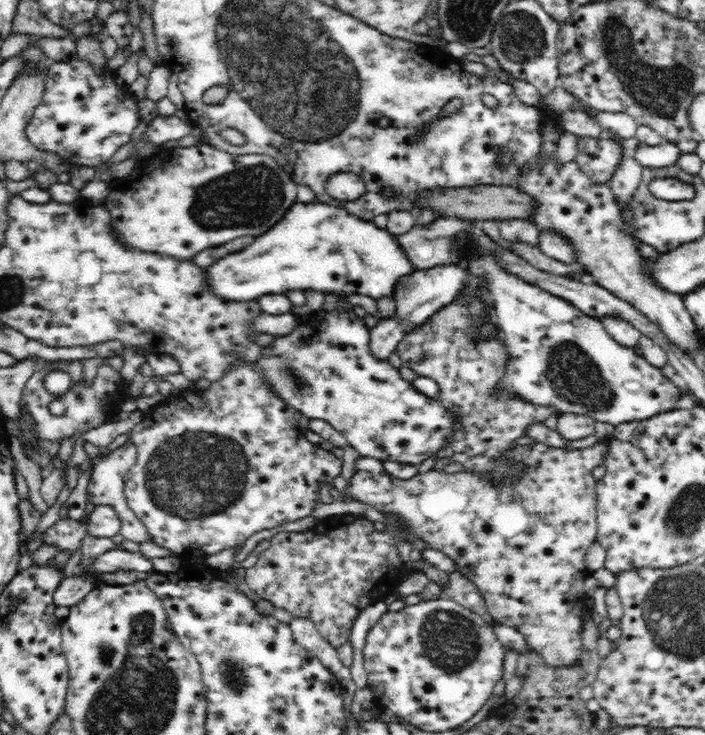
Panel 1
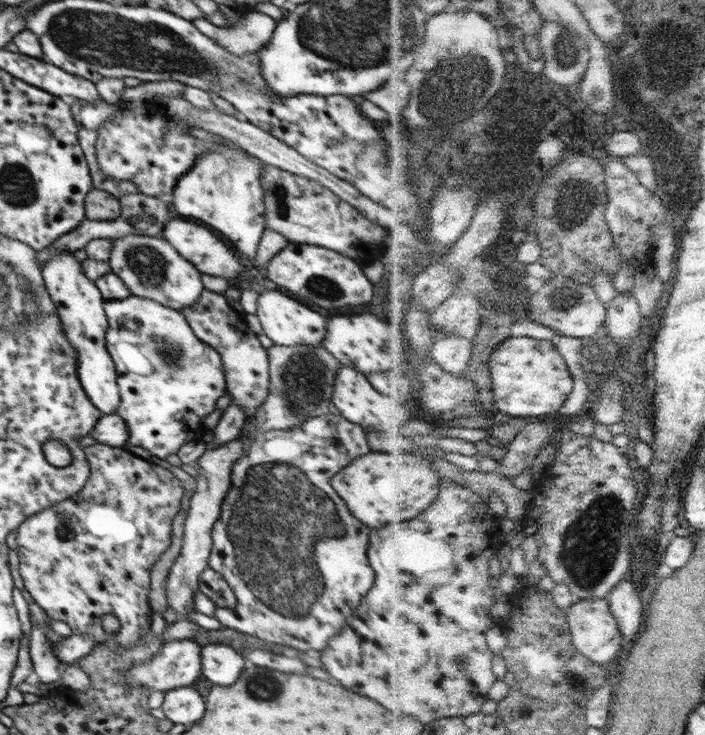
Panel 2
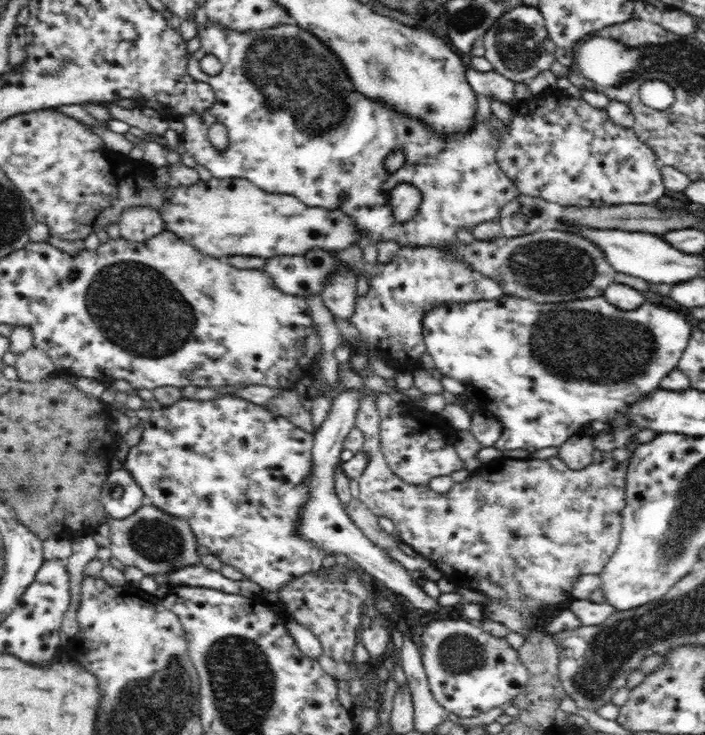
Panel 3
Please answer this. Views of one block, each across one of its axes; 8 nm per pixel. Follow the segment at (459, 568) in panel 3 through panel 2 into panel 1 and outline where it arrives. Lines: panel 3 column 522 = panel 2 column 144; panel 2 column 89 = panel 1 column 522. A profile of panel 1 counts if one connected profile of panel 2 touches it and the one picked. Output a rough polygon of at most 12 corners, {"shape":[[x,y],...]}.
{"shape":[[543,442],[343,498],[456,563],[489,619],[576,666],[609,446]]}

